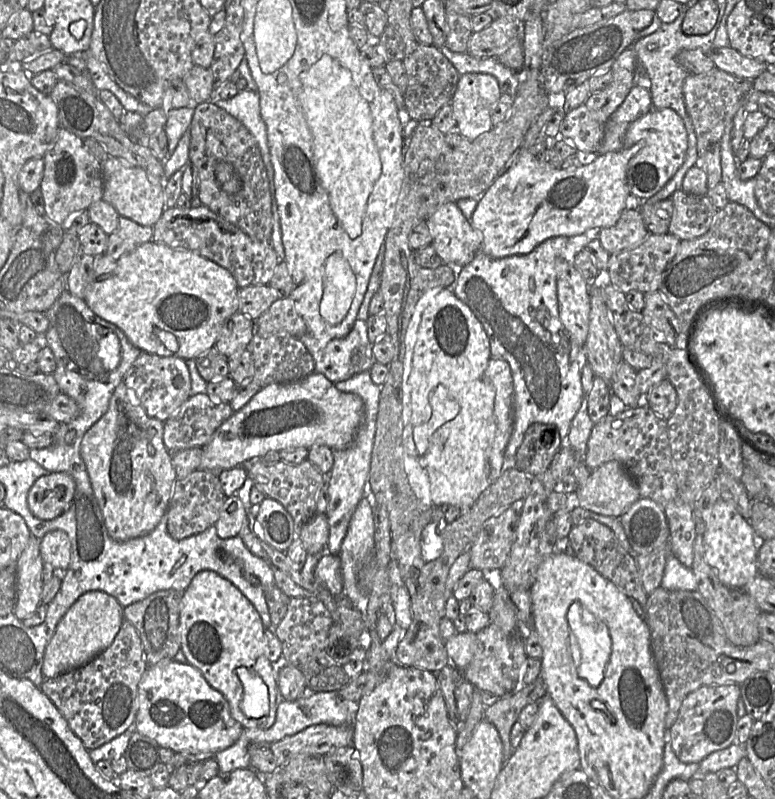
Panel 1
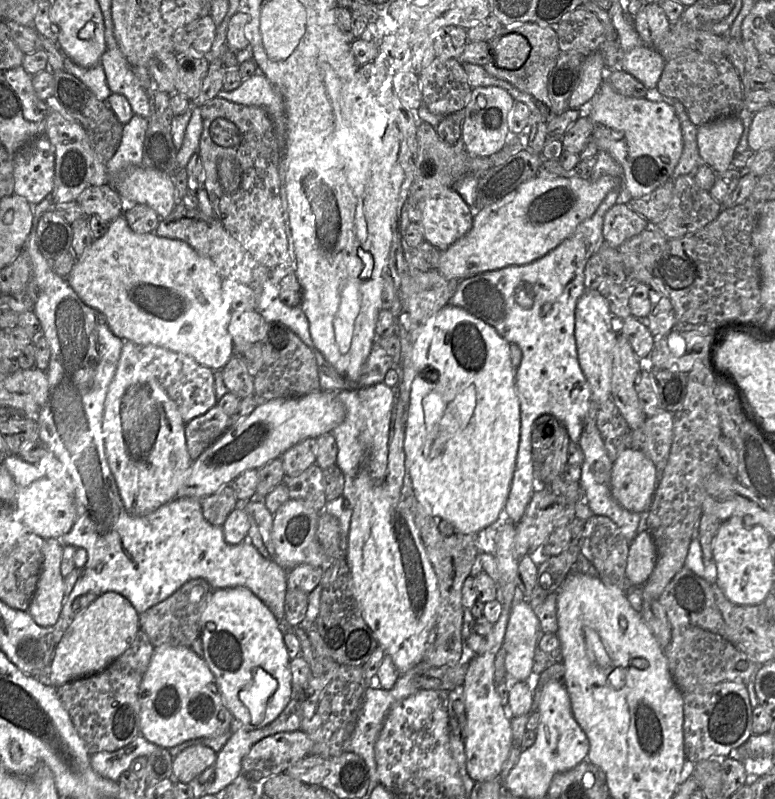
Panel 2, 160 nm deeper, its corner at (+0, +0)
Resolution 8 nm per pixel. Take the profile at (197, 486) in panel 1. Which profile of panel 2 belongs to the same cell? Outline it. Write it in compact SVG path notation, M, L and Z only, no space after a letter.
M230 484L220 485L199 501L204 518L215 526L222 526L229 513L238 505L238 498Z

